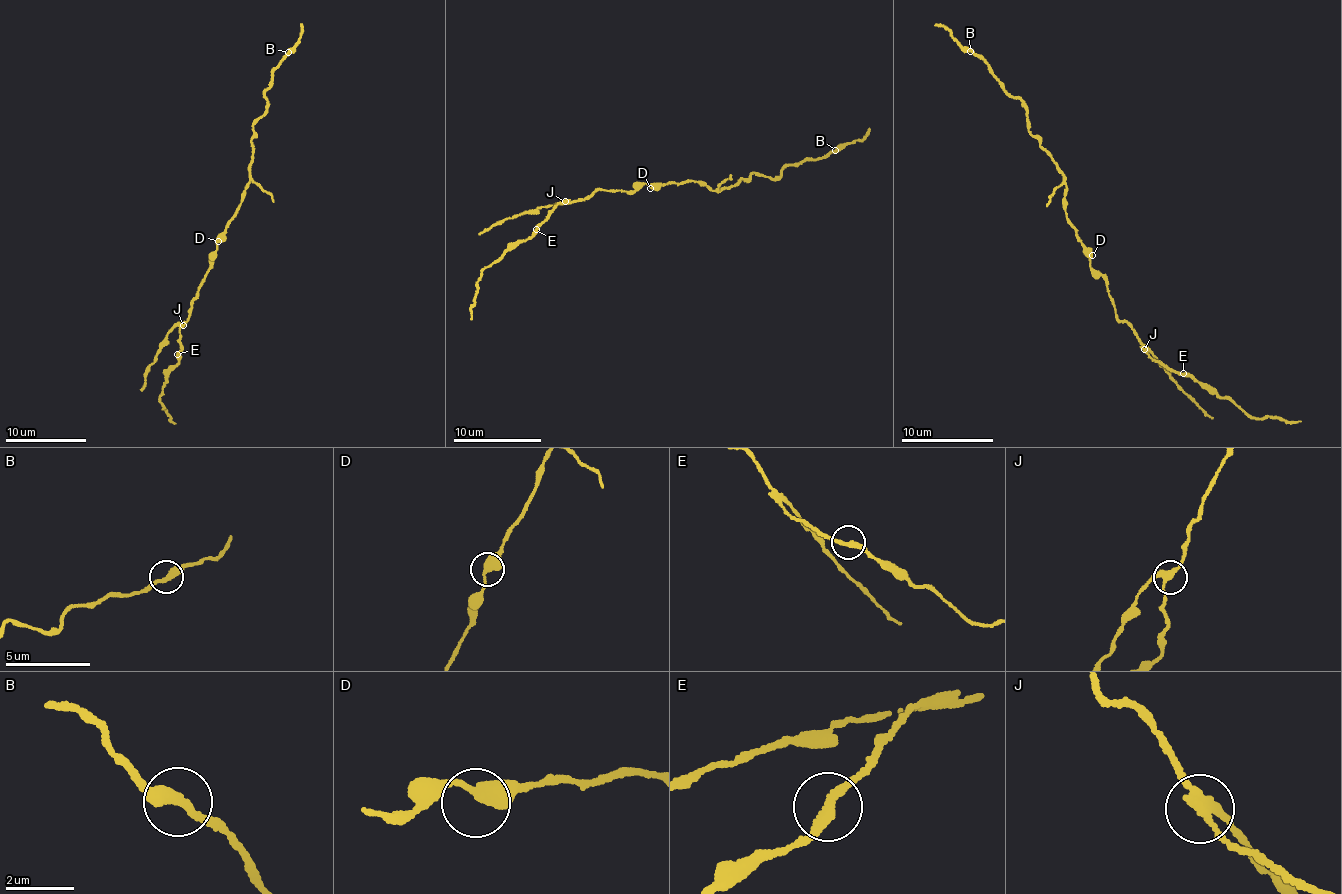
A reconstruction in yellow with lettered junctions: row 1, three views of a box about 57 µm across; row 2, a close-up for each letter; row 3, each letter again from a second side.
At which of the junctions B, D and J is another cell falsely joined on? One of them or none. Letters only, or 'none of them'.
J

